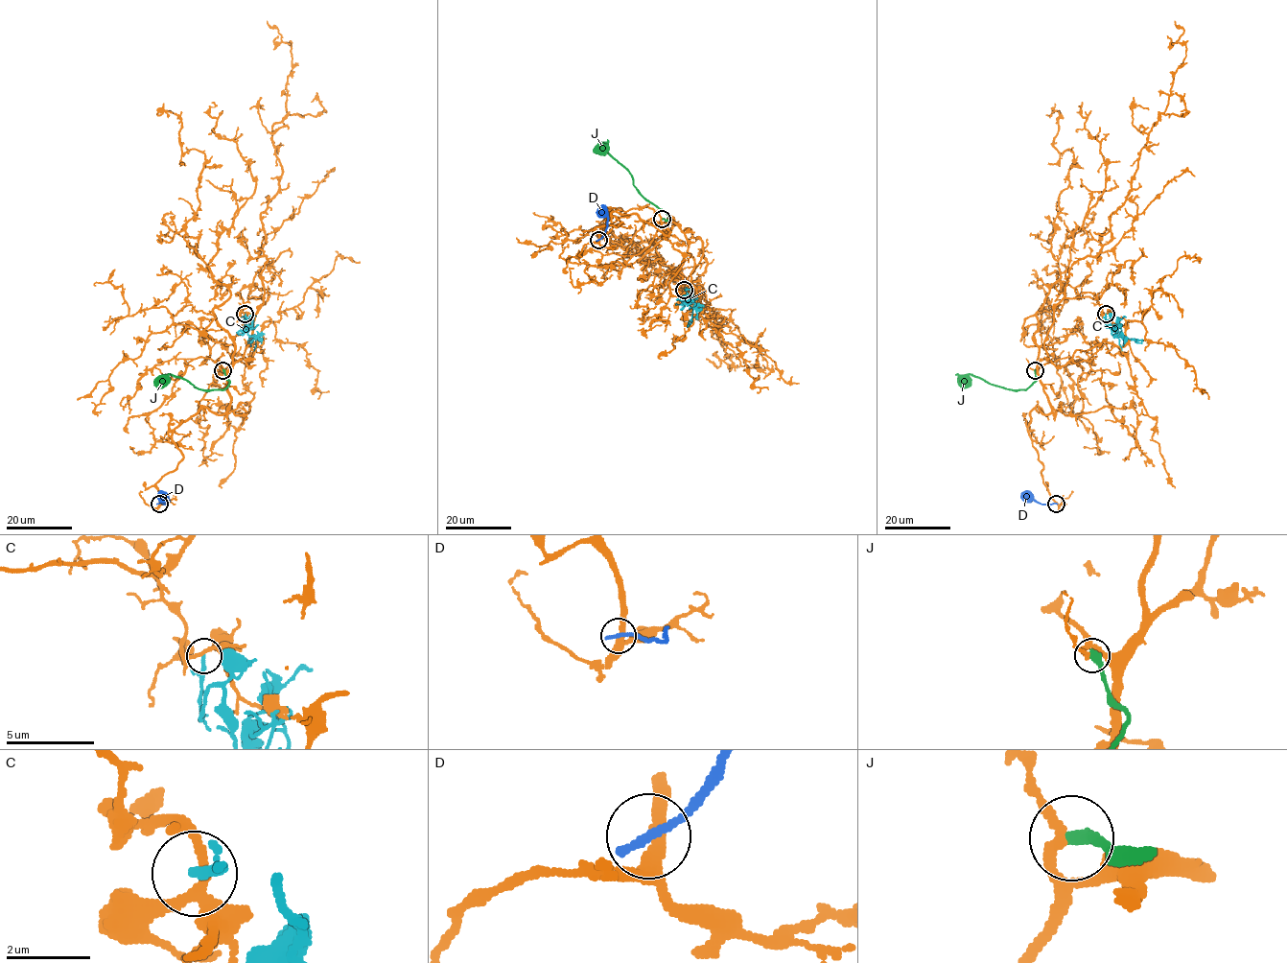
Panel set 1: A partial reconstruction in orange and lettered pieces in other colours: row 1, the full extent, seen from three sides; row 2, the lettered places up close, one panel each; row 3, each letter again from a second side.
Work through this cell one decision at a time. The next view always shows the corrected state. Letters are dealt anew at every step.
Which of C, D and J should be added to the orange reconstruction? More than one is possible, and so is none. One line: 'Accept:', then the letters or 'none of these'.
Accept: none of these

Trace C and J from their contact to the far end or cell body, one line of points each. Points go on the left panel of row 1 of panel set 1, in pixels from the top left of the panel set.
C: (245, 314), (245, 328), (253, 327), (247, 334), (254, 337), (247, 340)
J: (222, 370), (229, 381), (223, 389), (201, 390), (171, 374), (156, 387)

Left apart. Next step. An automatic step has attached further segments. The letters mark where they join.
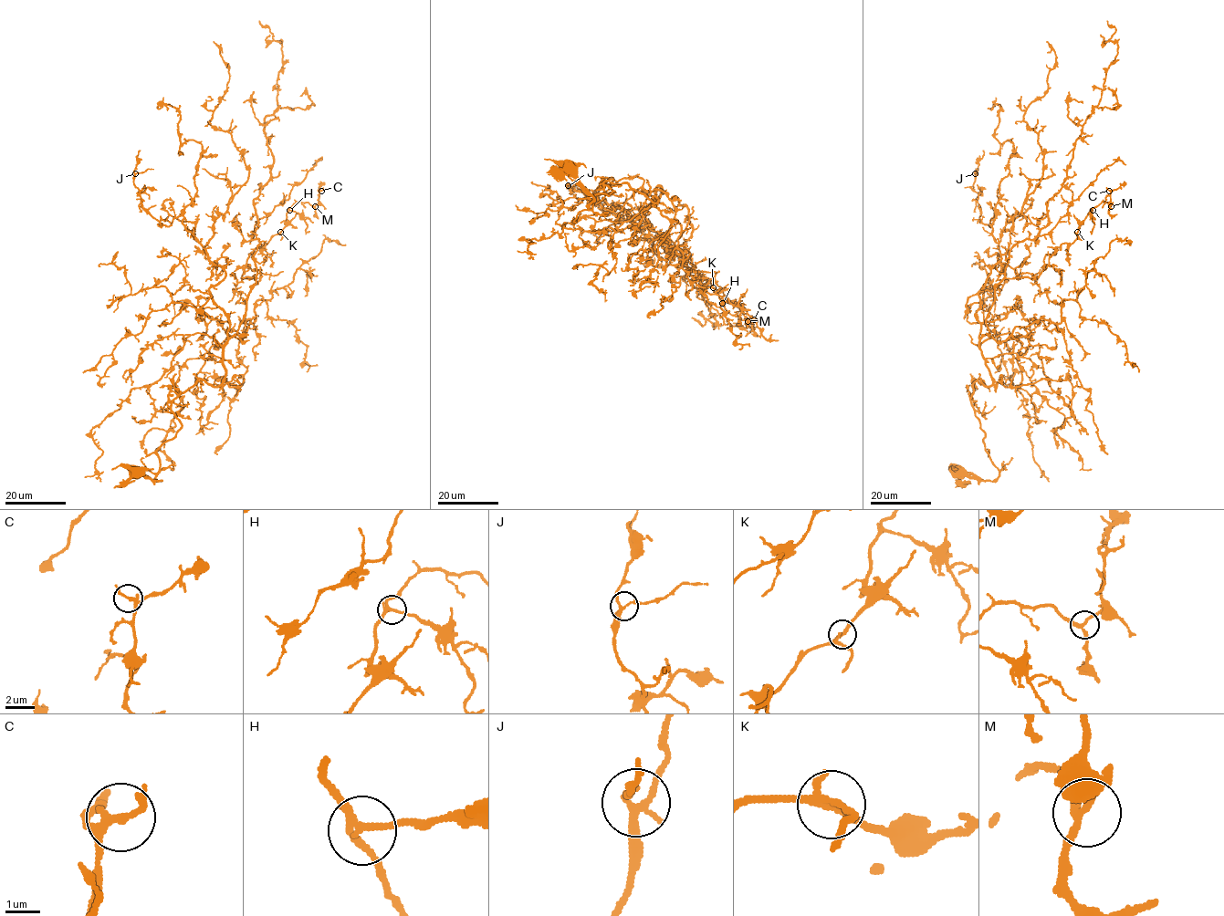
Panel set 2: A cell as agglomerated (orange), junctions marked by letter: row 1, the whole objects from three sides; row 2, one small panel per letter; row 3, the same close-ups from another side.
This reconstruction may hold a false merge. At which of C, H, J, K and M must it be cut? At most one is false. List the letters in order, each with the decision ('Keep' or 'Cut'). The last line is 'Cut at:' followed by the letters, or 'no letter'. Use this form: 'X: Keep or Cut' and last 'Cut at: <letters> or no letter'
C: Keep
H: Keep
J: Keep
K: Keep
M: Keep
Cut at: no letter

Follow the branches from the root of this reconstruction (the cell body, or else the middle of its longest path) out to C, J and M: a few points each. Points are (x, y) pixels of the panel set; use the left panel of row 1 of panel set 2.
C: (136, 471), (161, 481), (172, 401), (225, 375), (248, 255), (321, 191)
J: (136, 471), (161, 481), (172, 401), (222, 381), (230, 322), (224, 271), (135, 173)
M: (136, 471), (161, 481), (172, 401), (222, 381), (248, 255), (294, 203), (315, 206)

